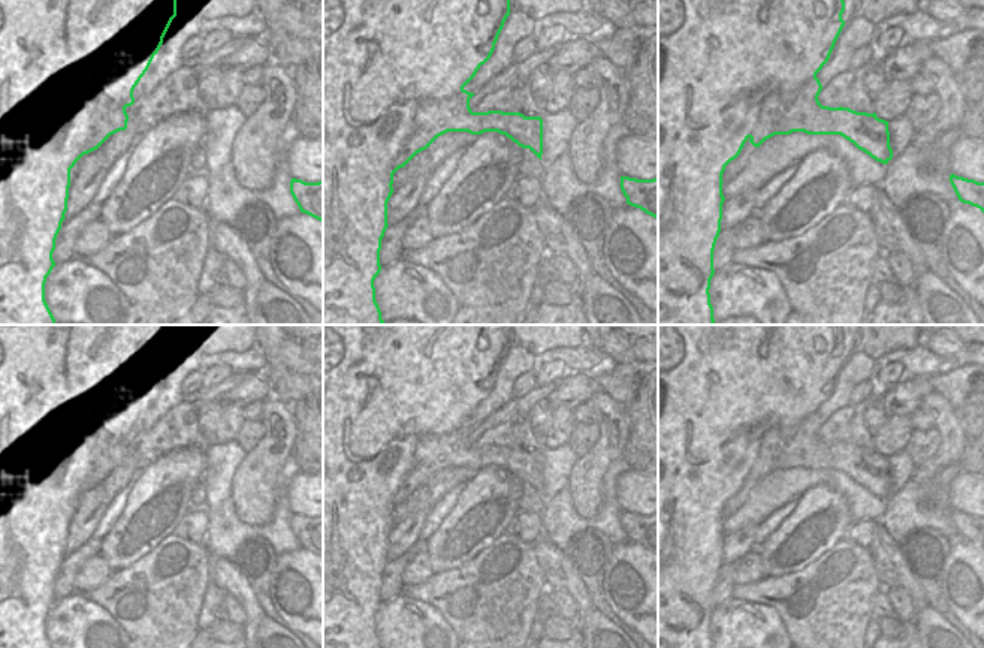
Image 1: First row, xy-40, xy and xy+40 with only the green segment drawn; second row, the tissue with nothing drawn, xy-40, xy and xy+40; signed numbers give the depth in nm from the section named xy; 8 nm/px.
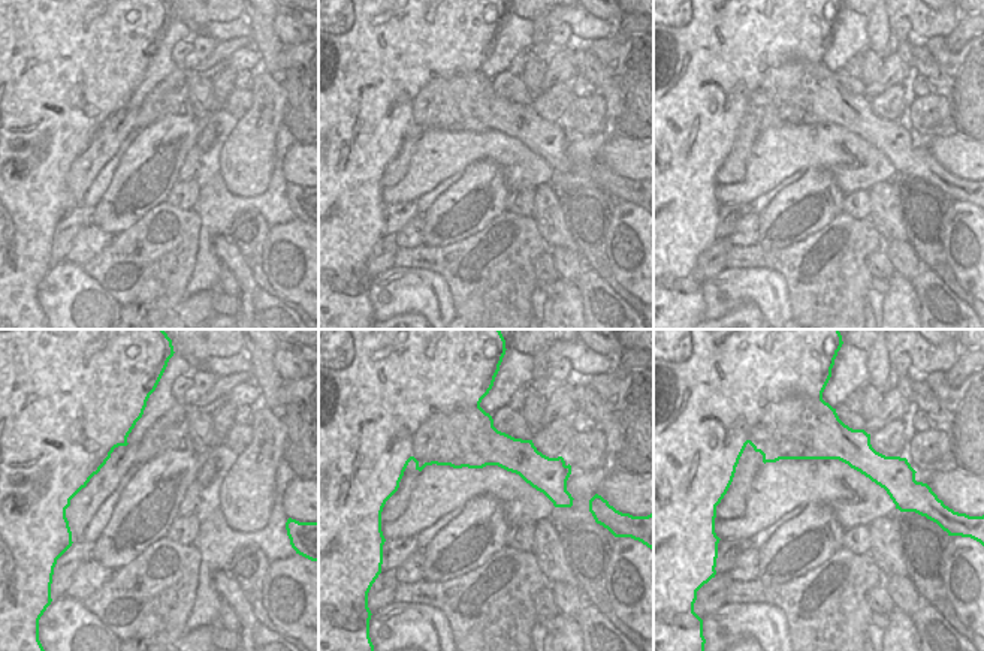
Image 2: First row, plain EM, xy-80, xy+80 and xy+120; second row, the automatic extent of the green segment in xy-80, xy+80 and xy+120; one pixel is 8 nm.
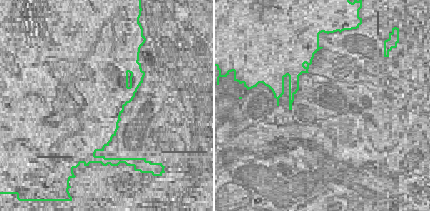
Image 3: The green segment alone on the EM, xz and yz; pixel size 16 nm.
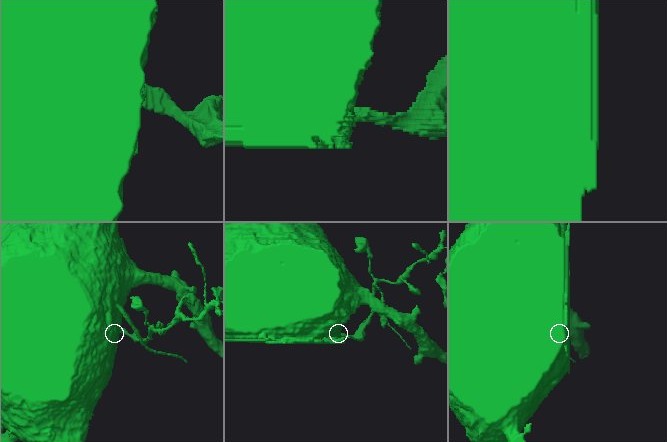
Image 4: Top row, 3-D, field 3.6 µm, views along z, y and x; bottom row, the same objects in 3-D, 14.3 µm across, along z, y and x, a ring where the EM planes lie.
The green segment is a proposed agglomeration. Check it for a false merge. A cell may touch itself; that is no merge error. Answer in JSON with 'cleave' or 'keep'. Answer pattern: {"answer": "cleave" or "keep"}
{"answer": "cleave"}

